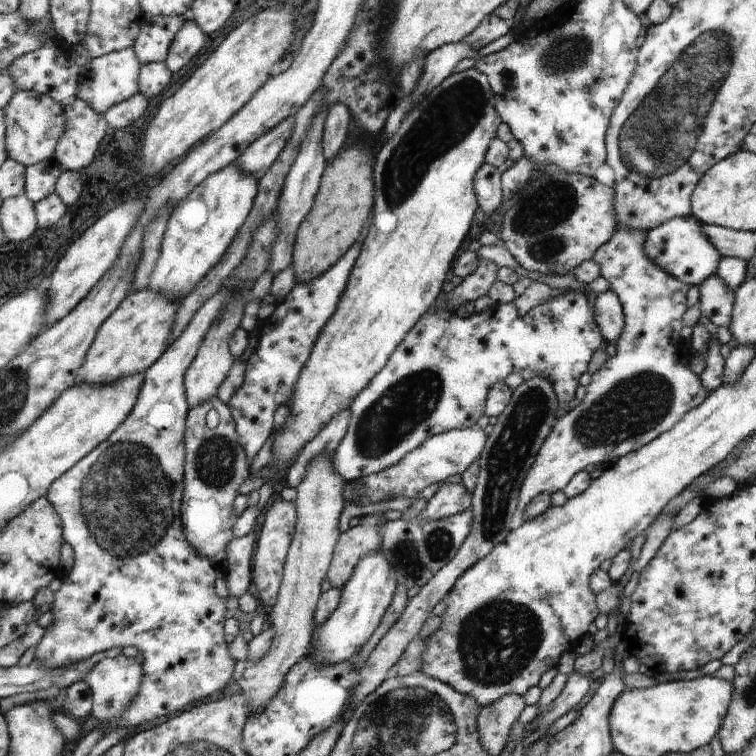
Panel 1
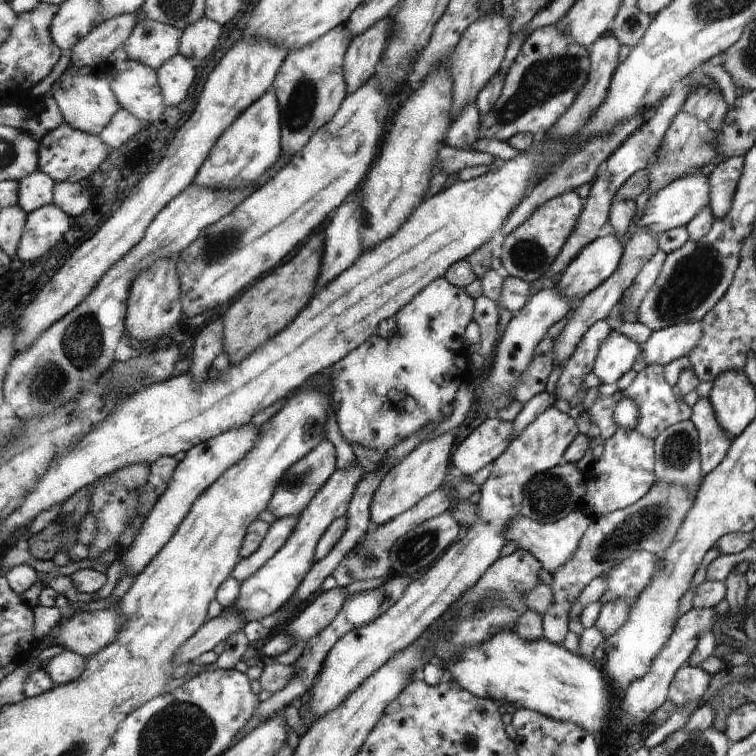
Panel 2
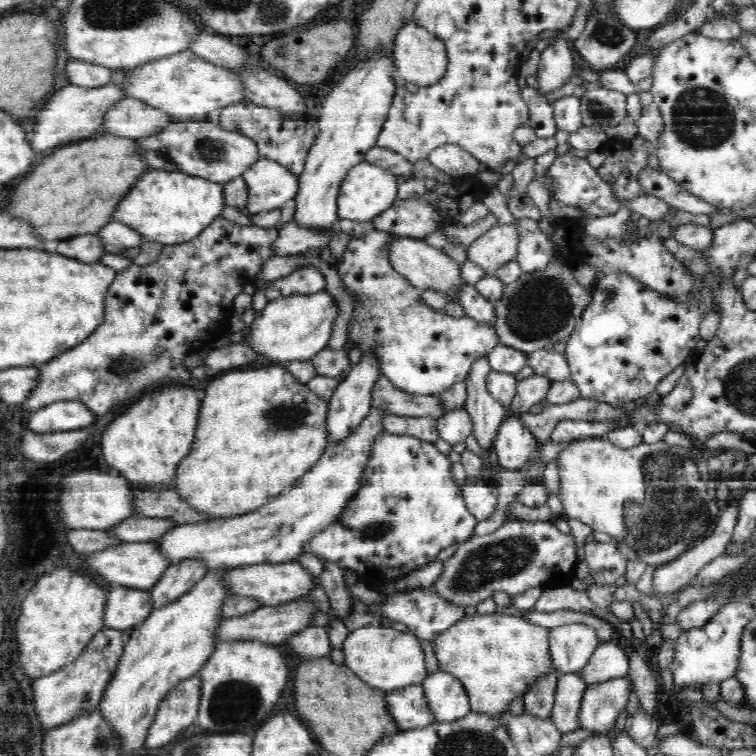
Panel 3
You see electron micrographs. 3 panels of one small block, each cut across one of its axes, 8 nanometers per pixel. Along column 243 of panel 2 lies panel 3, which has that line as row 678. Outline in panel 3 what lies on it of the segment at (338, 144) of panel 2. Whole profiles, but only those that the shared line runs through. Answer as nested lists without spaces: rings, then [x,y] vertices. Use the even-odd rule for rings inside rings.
[[[227,640],[217,643],[209,662],[205,664],[198,676],[204,681],[201,688],[196,724],[211,734],[246,733],[254,735],[265,724],[275,710],[275,704],[290,680],[290,662],[280,652],[278,646],[272,646],[261,640]]]

